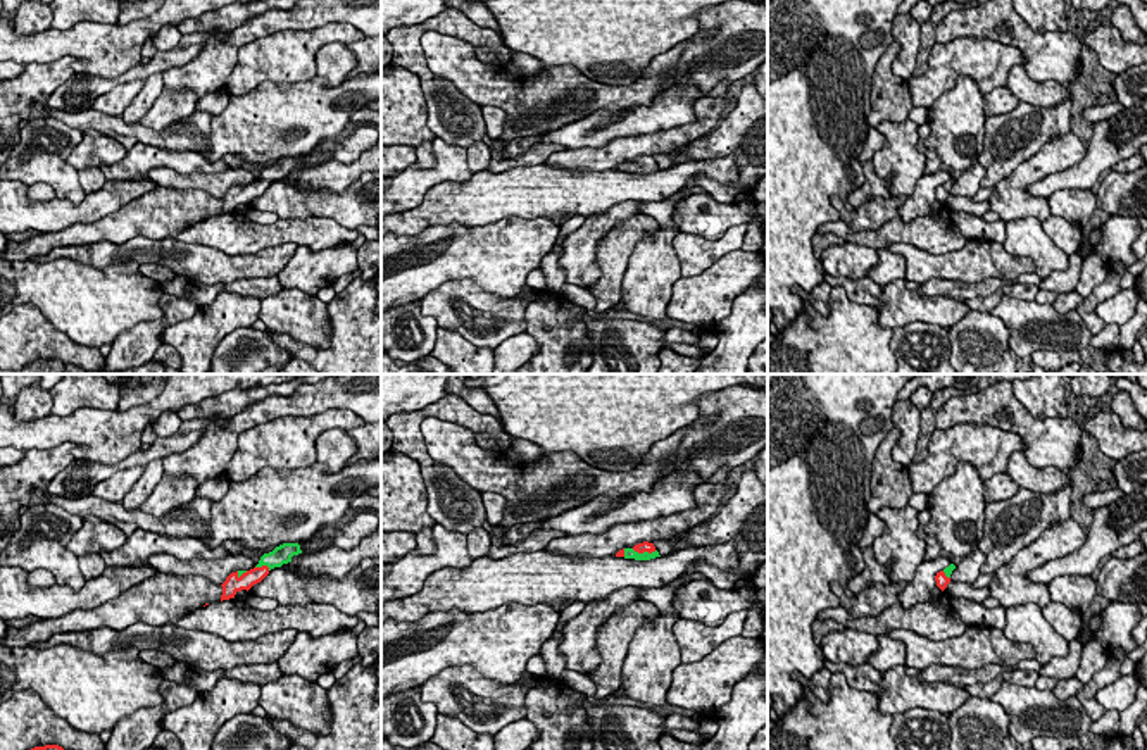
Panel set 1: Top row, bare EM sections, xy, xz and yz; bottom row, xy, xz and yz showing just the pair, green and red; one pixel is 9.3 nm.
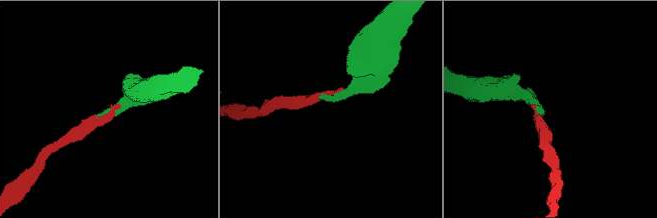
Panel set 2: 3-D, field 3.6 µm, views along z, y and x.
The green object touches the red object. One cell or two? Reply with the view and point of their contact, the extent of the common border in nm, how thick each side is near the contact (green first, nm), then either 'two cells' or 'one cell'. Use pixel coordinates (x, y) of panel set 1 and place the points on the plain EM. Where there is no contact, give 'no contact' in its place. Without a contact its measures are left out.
contact xz (644, 166); length 240 nm; calibres 100 and 100 nm; one cell

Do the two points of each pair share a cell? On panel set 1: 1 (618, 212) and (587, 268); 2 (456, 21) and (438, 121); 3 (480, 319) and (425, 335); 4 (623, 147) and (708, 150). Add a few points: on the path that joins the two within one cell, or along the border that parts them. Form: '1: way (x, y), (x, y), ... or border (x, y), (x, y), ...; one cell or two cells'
1: way (604, 224), (587, 242), (587, 254); one cell
2: way (425, 26), (414, 37), (414, 61), (437, 90); one cell
3: border (418, 300), (419, 311), (438, 326); two cells
4: border (697, 138), (652, 156); two cells

